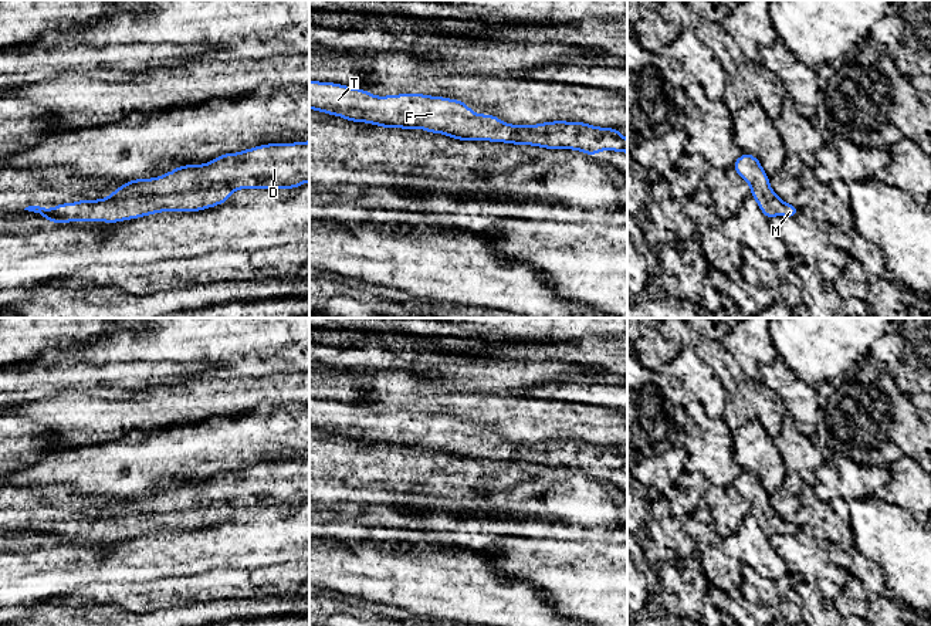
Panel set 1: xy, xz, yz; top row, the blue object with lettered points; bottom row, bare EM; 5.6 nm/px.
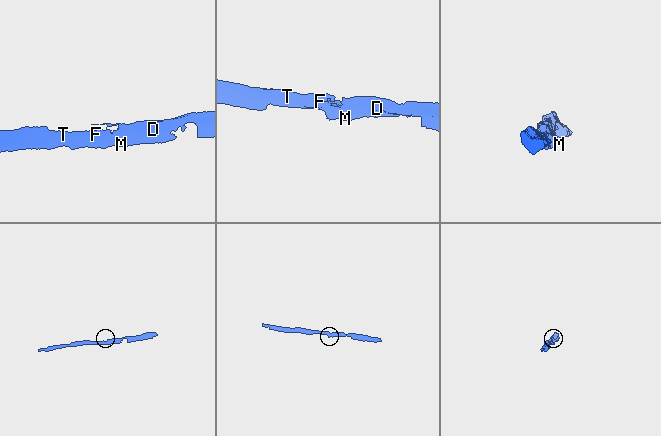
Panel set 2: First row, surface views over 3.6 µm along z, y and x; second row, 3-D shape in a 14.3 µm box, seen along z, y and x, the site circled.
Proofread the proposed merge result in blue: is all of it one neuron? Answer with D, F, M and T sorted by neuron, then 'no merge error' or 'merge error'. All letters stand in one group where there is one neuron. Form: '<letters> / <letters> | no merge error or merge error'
D F M T | no merge error

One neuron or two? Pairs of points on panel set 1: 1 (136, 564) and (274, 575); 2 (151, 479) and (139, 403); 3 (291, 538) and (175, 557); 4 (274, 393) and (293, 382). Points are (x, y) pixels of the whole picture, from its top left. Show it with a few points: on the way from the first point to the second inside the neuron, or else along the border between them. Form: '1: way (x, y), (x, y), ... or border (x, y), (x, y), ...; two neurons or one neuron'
1: border (243, 569), (210, 568), (193, 575), (176, 577); two neurons
2: border (176, 425), (152, 430), (128, 430), (112, 440); two neurons
3: way (263, 538), (250, 538), (203, 550); one neuron
4: way (278, 389), (288, 385); one neuron

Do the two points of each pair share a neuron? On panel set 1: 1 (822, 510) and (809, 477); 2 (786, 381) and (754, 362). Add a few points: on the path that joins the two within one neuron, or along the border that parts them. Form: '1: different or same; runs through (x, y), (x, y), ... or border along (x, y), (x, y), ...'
1: different; border along (786, 470), (795, 471), (811, 486)
2: same; runs through (778, 376), (762, 364)

